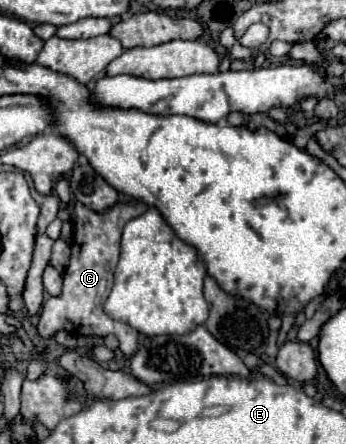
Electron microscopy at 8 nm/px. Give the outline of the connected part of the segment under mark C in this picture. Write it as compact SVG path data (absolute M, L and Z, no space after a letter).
M80 202L74 204L74 212L72 212L72 222L74 222L74 236L72 236L72 256L70 256L70 264L68 270L64 272L64 290L62 296L58 298L48 298L42 304L42 312L40 312L40 322L38 322L38 332L42 338L52 338L58 330L66 330L68 334L86 334L86 336L106 336L106 334L114 334L120 340L120 350L126 356L132 356L136 352L138 346L138 332L128 326L126 322L118 322L112 320L110 316L104 314L102 304L110 294L112 282L114 282L114 268L118 264L118 254L120 254L120 234L122 228L128 220L140 216L148 206L138 202L136 206L132 204L122 204L118 202L116 206L108 208L106 212L92 212L86 206L82 206Z

